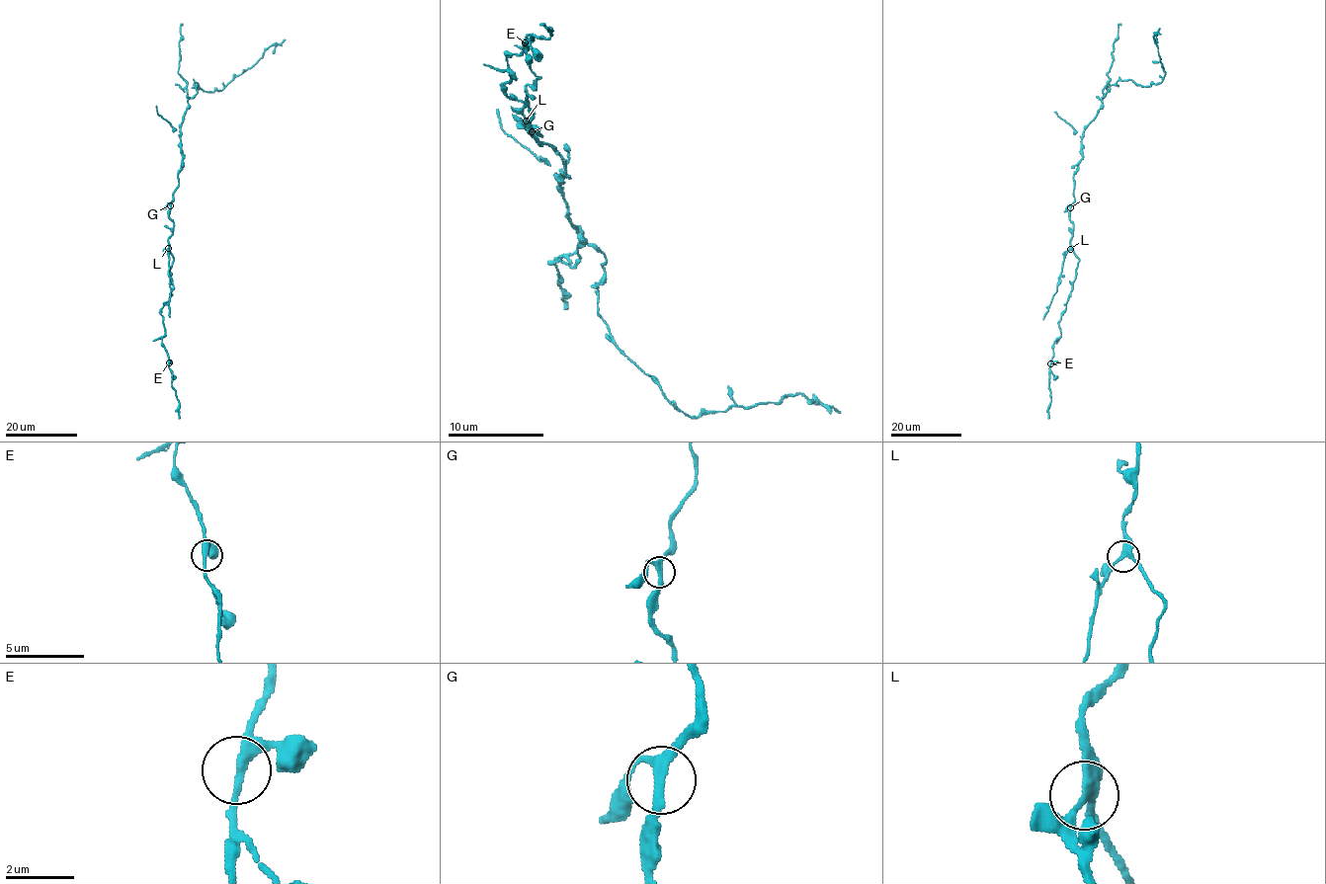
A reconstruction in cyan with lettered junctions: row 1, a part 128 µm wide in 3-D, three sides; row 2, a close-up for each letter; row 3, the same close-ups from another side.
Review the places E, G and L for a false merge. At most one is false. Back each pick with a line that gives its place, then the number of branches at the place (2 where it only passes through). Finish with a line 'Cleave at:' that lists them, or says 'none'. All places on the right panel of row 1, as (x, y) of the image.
L: at (1070, 249); 3 branches meet
Cleave at: L

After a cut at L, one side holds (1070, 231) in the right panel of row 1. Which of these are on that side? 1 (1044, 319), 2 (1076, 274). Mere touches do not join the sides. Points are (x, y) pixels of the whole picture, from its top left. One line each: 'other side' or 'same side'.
1: other side
2: same side

